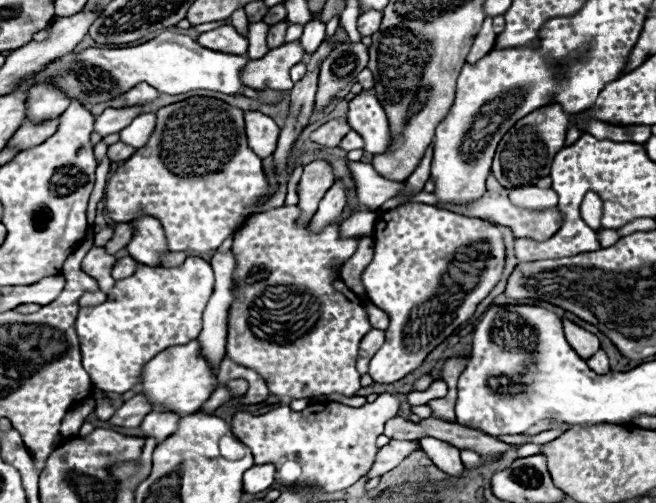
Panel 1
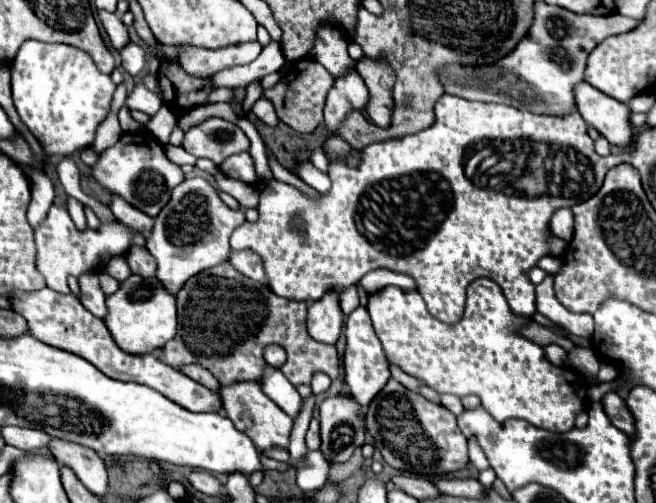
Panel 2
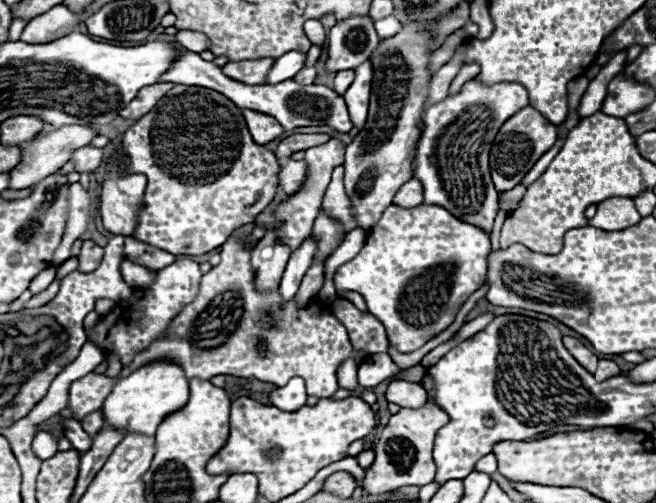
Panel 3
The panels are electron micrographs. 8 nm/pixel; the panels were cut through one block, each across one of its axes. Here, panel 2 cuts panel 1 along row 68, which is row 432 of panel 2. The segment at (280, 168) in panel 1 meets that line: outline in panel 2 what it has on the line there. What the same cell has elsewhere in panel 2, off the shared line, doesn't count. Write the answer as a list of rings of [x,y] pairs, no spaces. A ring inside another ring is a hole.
[[[312,418],[312,422],[310,422],[308,434],[306,434],[306,446],[310,450],[318,450],[320,448],[320,424],[318,424],[316,418]]]

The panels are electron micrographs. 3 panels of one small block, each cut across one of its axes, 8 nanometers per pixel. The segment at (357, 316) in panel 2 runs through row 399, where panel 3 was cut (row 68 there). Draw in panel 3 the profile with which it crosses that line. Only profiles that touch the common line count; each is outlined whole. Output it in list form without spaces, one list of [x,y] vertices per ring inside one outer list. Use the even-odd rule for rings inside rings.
[[[368,58],[364,64],[354,68],[354,72],[356,72],[356,78],[350,84],[350,88],[344,92],[344,100],[350,110],[350,118],[354,126],[362,128],[368,116],[368,98],[370,98],[370,88],[372,88],[372,74],[374,74],[372,60]]]

